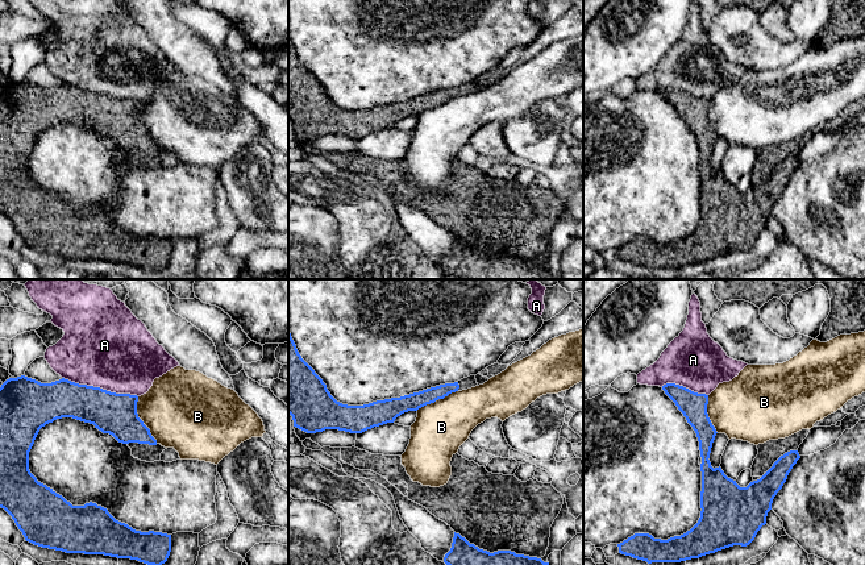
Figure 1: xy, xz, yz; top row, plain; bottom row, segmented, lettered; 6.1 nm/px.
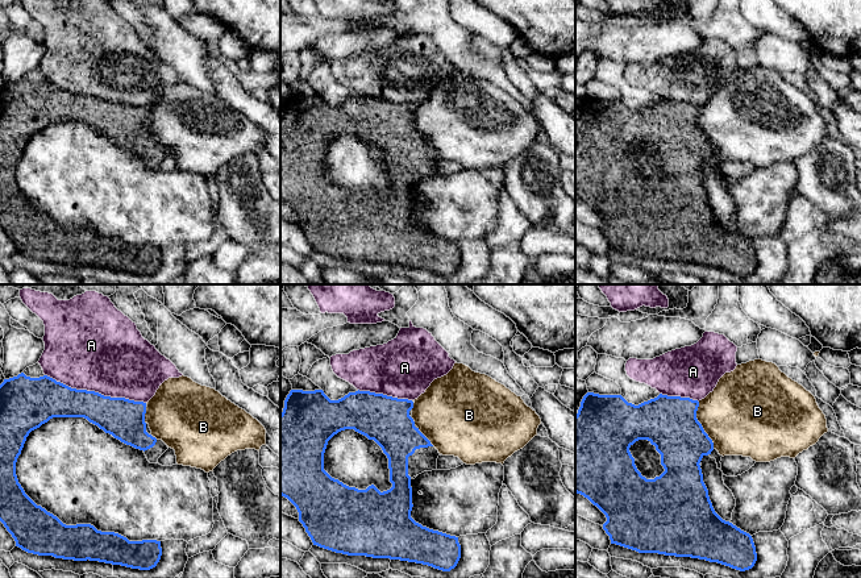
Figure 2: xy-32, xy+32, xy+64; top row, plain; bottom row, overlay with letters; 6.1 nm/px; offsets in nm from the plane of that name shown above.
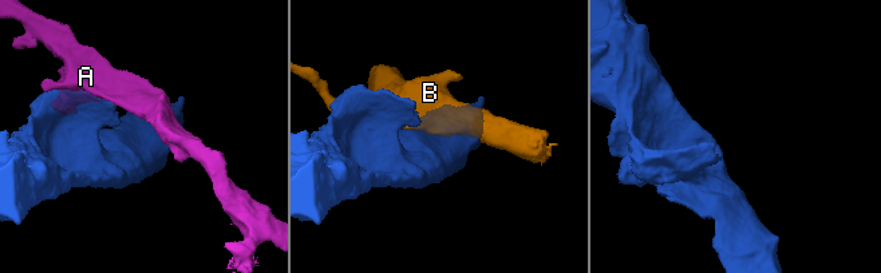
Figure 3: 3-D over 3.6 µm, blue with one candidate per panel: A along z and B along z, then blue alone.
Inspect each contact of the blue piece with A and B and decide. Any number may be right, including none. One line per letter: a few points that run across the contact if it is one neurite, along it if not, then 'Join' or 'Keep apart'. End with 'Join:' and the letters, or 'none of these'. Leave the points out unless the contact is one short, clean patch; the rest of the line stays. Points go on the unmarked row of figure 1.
A: Keep apart
B: Keep apart
Join: none of these

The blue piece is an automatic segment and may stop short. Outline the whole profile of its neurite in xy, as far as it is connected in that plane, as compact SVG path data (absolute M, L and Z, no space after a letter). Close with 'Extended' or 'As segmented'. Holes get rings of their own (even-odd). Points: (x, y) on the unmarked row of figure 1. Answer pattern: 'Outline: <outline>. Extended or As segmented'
Outline: M25 80L7 84L0 92L0 212L14 225L26 246L49 254L66 258L104 259L117 263L130 263L140 267L161 271L171 257L171 240L162 237L136 236L125 228L116 225L107 213L96 208L72 211L53 194L37 186L29 175L29 157L42 132L57 124L72 122L93 129L103 138L112 140L118 148L126 149L132 154L132 161L141 166L161 166L161 158L167 154L157 148L150 134L144 129L137 119L137 100L116 99L100 92L79 90L68 84L59 84L51 88L41 88Z. Extended

